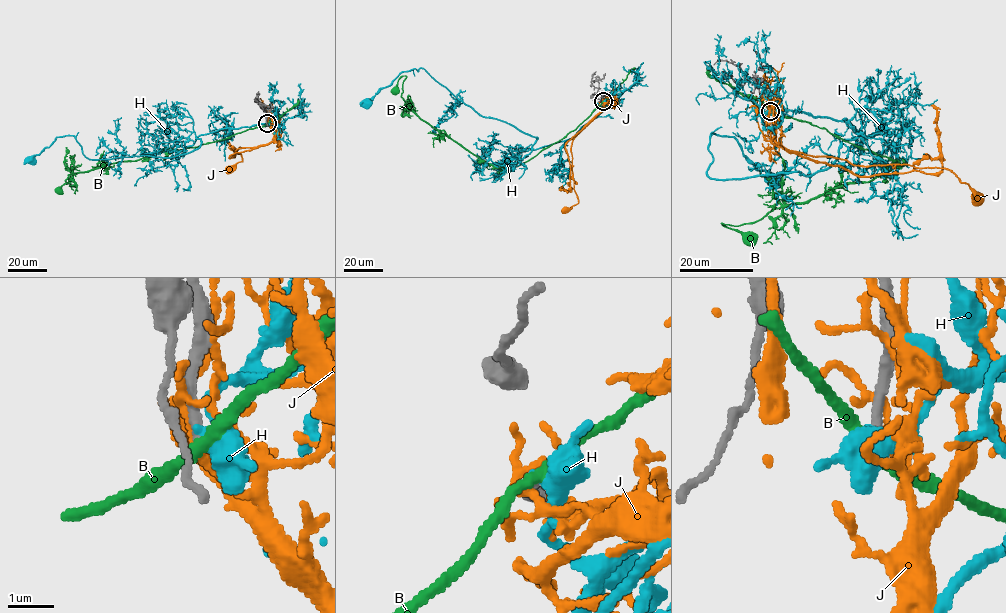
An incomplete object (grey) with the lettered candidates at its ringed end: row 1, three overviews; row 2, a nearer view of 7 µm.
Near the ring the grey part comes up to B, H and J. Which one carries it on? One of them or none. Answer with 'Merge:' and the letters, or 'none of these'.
Merge: none of these

